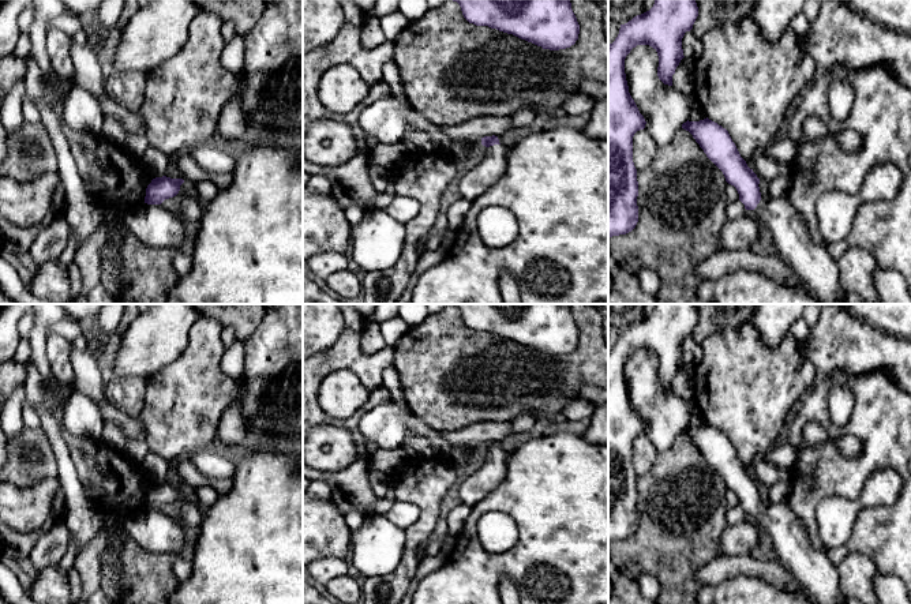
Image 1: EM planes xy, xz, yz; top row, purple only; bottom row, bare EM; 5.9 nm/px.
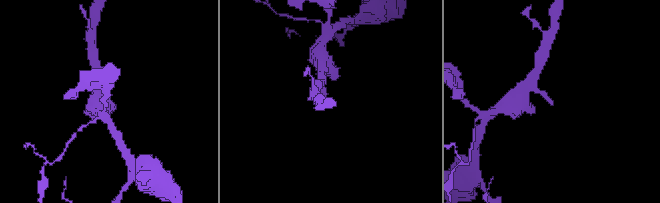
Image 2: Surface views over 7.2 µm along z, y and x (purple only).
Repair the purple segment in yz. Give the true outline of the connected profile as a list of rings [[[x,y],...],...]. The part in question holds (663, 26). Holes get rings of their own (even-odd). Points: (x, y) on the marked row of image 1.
[[[655,0],[649,11],[621,25],[618,37],[608,45],[608,239],[631,232],[638,222],[638,181],[633,162],[633,136],[645,128],[646,121],[629,93],[625,59],[637,45],[652,46],[659,56],[659,79],[672,86],[672,75],[685,57],[682,38],[693,29],[697,16],[696,0]]]

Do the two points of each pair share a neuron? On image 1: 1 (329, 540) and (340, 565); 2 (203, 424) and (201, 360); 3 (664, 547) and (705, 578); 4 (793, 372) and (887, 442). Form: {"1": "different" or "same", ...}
{"1": "different", "2": "same", "3": "different", "4": "different"}

